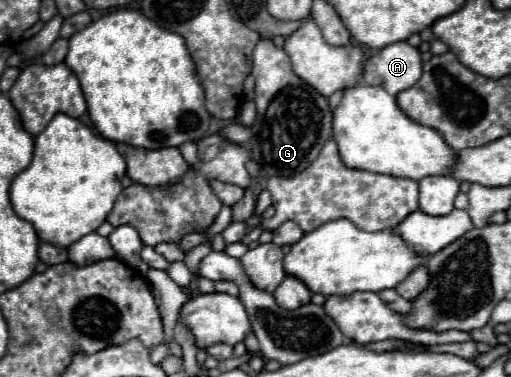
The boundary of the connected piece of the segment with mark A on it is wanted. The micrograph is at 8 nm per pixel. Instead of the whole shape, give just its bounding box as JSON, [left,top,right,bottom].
[362,42,422,96]

